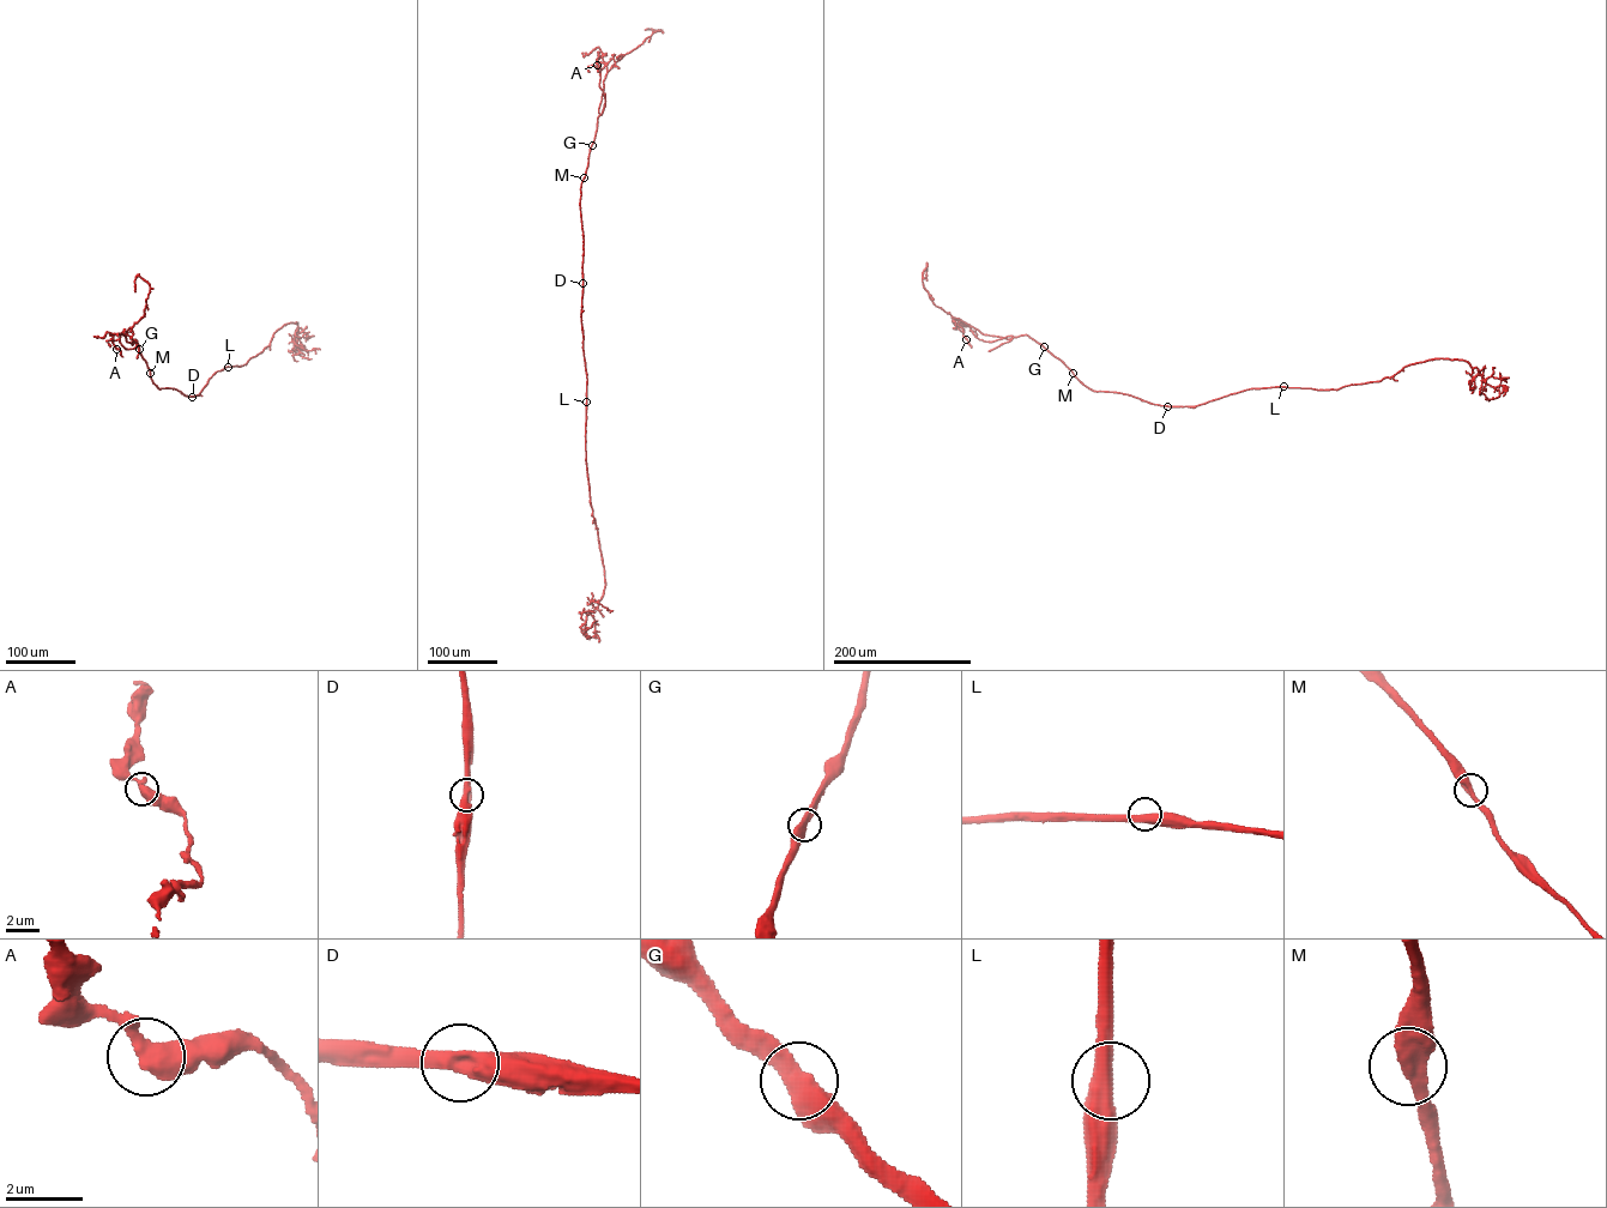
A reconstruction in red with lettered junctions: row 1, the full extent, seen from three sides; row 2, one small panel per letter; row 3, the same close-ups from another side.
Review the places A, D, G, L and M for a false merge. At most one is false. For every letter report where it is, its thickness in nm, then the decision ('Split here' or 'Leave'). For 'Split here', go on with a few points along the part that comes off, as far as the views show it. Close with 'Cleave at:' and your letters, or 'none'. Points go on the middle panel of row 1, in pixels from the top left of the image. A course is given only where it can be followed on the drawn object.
A: Place: (597, 65). Thickness 460 nm. Leave
D: Place: (583, 283). Thickness 480 nm. Leave
G: Place: (592, 145). Thickness 480 nm. Leave
L: Place: (586, 402). Thickness 460 nm. Leave
M: Place: (584, 177). Thickness 420 nm. Leave
Cleave at: none

